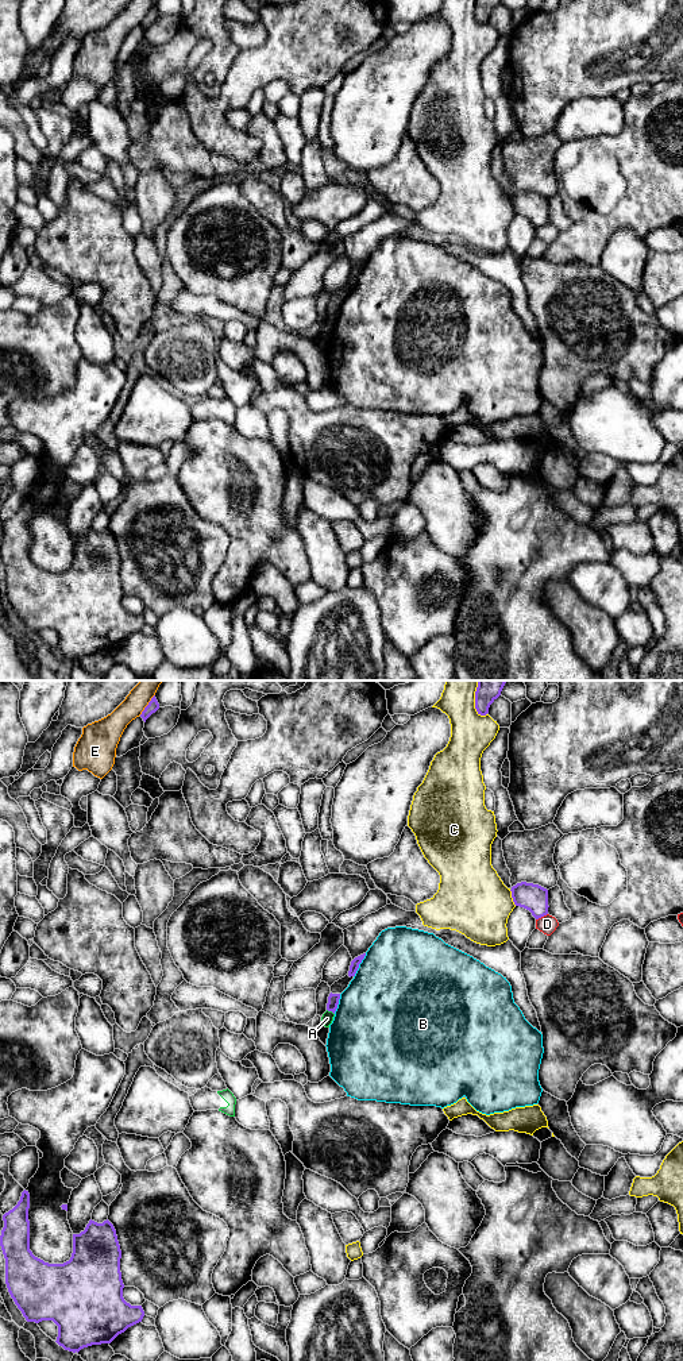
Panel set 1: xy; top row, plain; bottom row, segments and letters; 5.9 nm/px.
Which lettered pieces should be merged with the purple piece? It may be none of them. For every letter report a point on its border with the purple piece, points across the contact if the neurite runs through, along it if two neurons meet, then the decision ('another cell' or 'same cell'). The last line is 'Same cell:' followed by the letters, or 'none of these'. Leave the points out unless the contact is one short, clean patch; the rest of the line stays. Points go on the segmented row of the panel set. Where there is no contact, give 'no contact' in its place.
A: meets purple in xy at (331, 1010); border along xy (327, 1009), (334, 1014); another cell
B: meets purple in xy at (358, 966); another cell
C: meets purple in xy at (513, 898); another cell
D: meets purple in xy at (541, 916); another cell
E: meets purple in xy at (147, 705); another cell
Same cell: none of these

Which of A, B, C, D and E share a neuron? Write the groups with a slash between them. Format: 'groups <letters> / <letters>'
groups A / B / C / D / E

